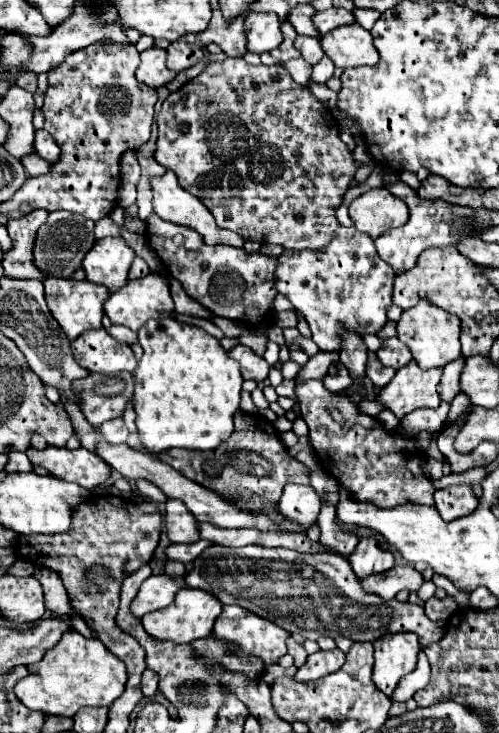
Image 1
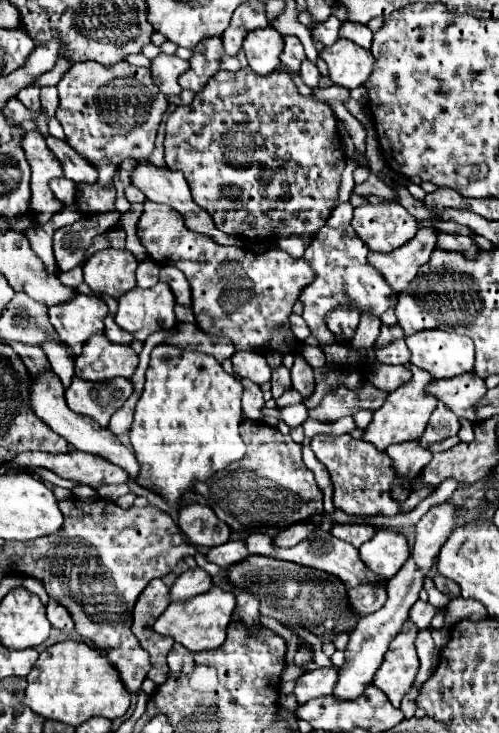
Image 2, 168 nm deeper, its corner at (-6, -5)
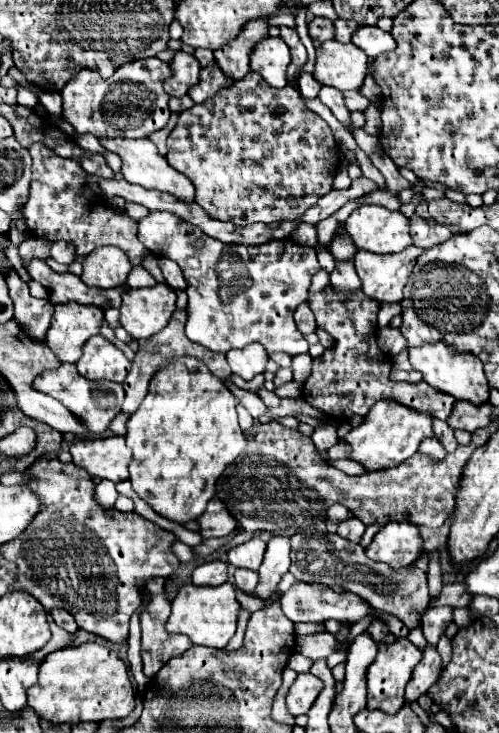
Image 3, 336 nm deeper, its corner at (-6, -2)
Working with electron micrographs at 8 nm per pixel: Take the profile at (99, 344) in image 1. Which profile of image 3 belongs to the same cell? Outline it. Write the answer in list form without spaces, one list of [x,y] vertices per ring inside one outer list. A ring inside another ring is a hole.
[[[95,335],[83,347],[83,355],[77,361],[77,369],[89,381],[107,379],[123,383],[131,369],[131,363],[113,343],[109,343],[101,335]]]

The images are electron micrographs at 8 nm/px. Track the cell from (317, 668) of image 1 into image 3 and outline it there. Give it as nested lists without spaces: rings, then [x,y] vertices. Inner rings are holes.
[[[301,673],[297,675],[297,679],[293,681],[293,685],[287,691],[287,709],[293,717],[303,715],[311,709],[311,705],[315,703],[317,695],[323,689],[323,681],[317,679],[311,673]]]

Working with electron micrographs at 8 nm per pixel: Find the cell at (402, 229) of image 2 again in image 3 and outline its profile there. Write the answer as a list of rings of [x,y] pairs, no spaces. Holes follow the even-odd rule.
[[[361,205],[343,225],[355,247],[371,253],[401,253],[413,243],[409,219],[381,205]]]

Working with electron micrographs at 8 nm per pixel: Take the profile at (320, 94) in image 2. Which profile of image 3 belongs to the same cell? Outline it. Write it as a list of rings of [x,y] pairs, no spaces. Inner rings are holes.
[[[358,90],[345,91],[343,96],[345,104],[351,112],[364,111],[370,104],[370,101]]]

